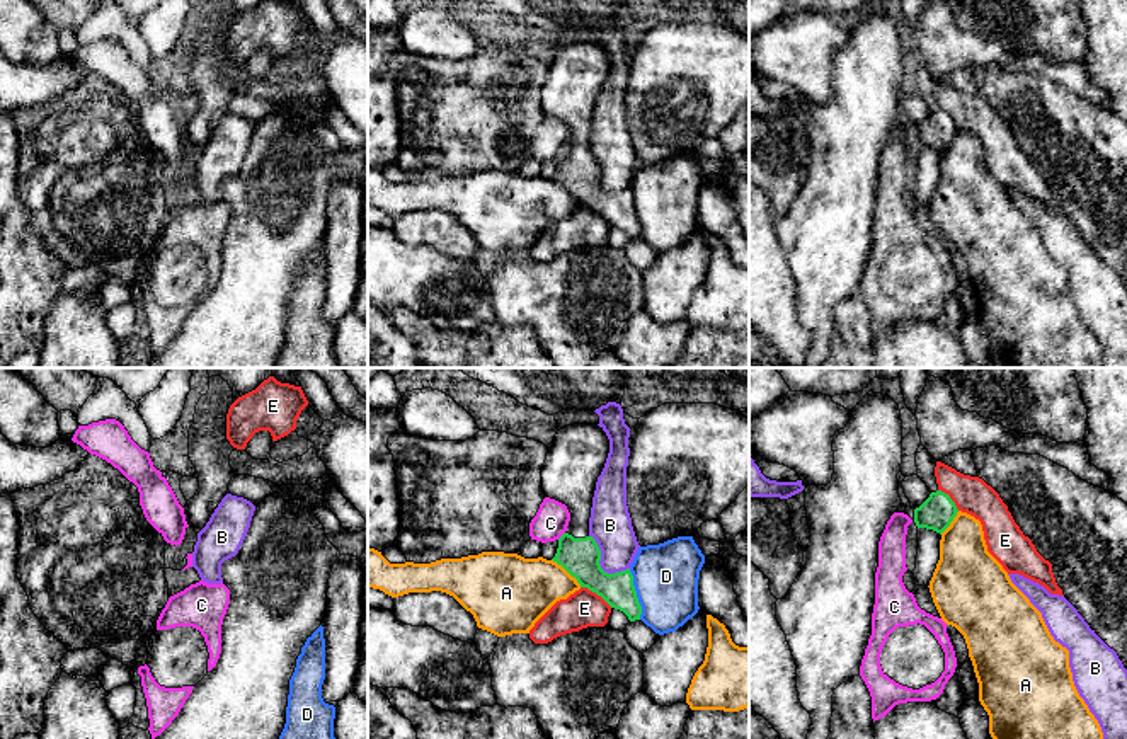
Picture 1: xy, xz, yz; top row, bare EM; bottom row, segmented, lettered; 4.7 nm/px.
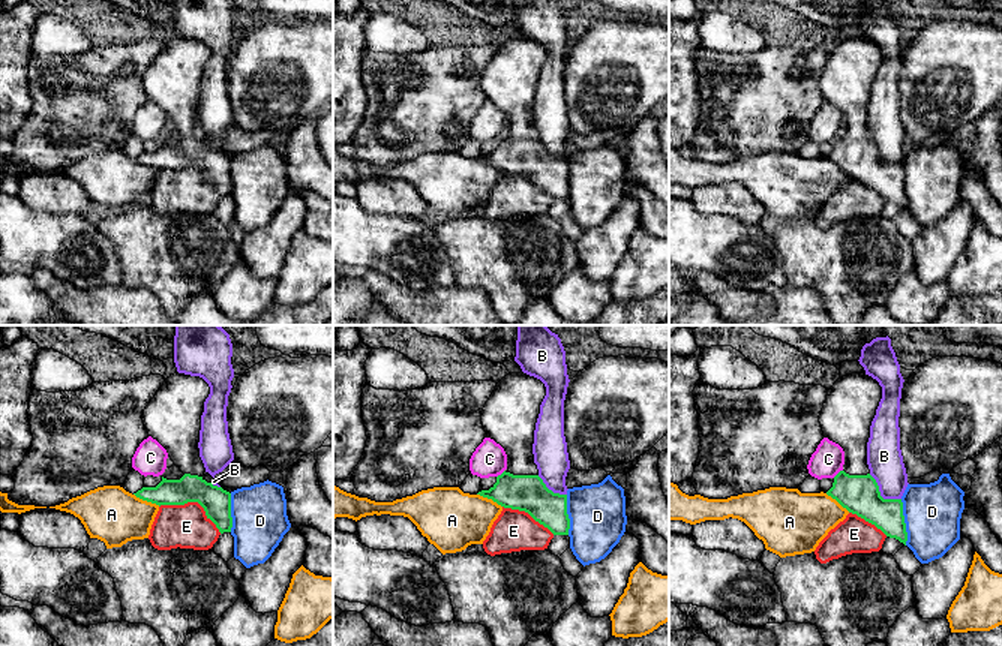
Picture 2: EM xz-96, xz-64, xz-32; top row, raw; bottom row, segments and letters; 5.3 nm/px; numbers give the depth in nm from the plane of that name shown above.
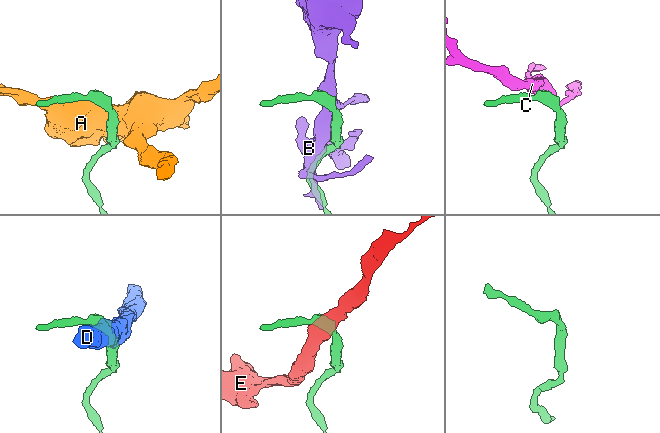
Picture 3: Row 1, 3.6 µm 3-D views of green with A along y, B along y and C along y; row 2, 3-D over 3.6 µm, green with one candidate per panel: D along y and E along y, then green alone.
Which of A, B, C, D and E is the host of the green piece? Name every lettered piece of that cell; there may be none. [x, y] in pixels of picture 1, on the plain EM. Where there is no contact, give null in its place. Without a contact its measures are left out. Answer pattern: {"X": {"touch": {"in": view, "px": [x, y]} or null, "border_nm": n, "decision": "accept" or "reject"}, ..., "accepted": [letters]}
{"A": {"touch": {"in": "xz", "px": [567, 189]}, "border_nm": 190, "decision": "reject"}, "B": {"touch": {"in": "xz", "px": [600, 184]}, "border_nm": 260, "decision": "reject"}, "C": {"touch": {"in": "xz", "px": [562, 154]}, "border_nm": 50, "decision": "reject"}, "D": {"touch": {"in": "xz", "px": [635, 213]}, "border_nm": 240, "decision": "reject"}, "E": {"touch": {"in": "xz", "px": [596, 211]}, "border_nm": 180, "decision": "reject"}, "accepted": []}

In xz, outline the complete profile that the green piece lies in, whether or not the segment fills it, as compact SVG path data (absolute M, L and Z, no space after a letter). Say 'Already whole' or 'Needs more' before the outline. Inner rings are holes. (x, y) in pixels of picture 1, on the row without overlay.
Needs more. M574 43L557 49L541 85L545 116L567 124L570 140L558 157L552 177L562 184L581 206L601 215L611 226L623 230L630 240L640 238L642 225L630 187L608 192L601 187L601 169L589 153L589 136L598 95L609 72L609 58L598 43Z

